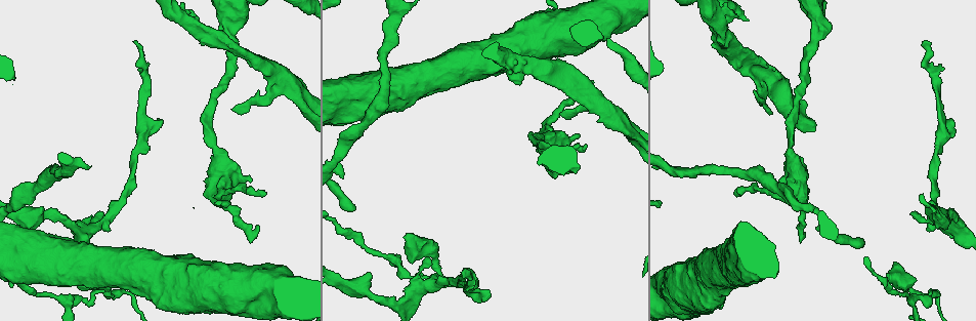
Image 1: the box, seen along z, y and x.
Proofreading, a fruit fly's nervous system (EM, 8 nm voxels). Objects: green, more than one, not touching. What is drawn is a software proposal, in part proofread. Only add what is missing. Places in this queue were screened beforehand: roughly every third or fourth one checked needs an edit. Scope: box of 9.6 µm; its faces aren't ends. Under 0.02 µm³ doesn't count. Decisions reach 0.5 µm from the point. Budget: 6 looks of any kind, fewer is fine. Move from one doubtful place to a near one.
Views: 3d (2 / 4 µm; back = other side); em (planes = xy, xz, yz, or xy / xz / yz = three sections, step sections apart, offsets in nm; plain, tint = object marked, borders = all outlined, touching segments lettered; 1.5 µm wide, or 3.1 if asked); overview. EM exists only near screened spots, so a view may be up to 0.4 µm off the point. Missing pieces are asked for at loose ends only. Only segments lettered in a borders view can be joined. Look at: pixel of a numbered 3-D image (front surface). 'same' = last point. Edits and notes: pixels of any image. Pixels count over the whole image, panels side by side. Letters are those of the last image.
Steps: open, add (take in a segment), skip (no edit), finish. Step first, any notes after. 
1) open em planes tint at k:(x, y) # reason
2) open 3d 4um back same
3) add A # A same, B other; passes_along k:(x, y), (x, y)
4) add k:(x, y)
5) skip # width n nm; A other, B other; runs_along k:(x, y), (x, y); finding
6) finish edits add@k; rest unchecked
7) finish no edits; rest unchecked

open 3d 4um at 1:(263, 194) # tapers out

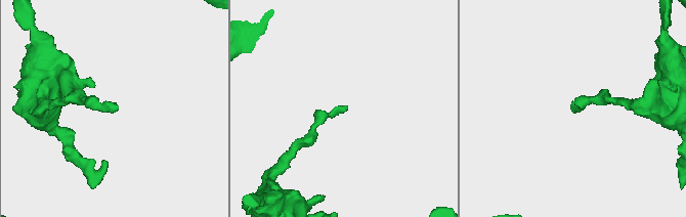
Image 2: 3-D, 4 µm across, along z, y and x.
open em planes borders at 2:(118, 109)

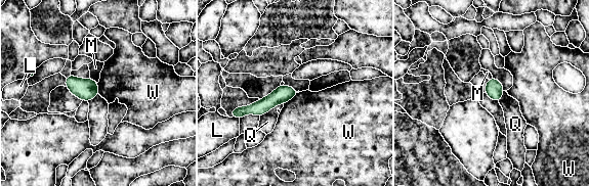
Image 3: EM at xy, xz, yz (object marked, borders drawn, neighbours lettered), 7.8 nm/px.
skip # width 140 nm; L other, M other, Q other, W other; runs_along 3:(294, 92), (238, 113); no lettered segment goes on from it

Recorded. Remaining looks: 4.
open 3d 4um at 1:(250, 180) # stops while still wide

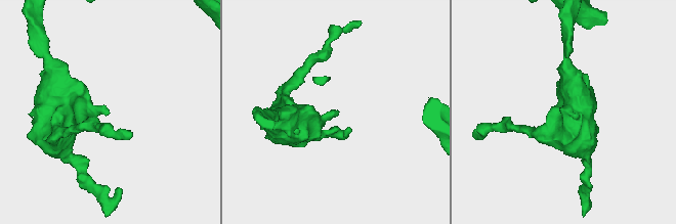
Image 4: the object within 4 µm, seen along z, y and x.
open em planes tint at 4:(107, 113)

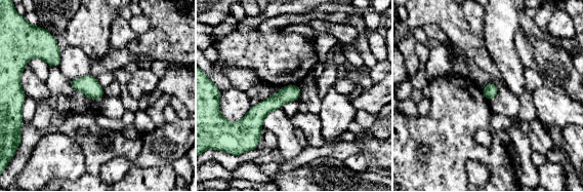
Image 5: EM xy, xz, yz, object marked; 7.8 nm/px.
open em planes borders same # what lies round it

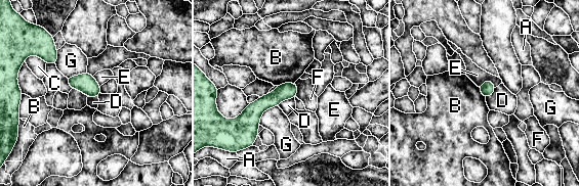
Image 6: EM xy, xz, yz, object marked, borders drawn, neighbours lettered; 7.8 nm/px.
skip # A other, B other, C other, D other, E other, F other, G other; runs_along 6:(293, 85), (239, 123); none of them fits

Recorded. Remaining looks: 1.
finish no edits; rest unchecked

